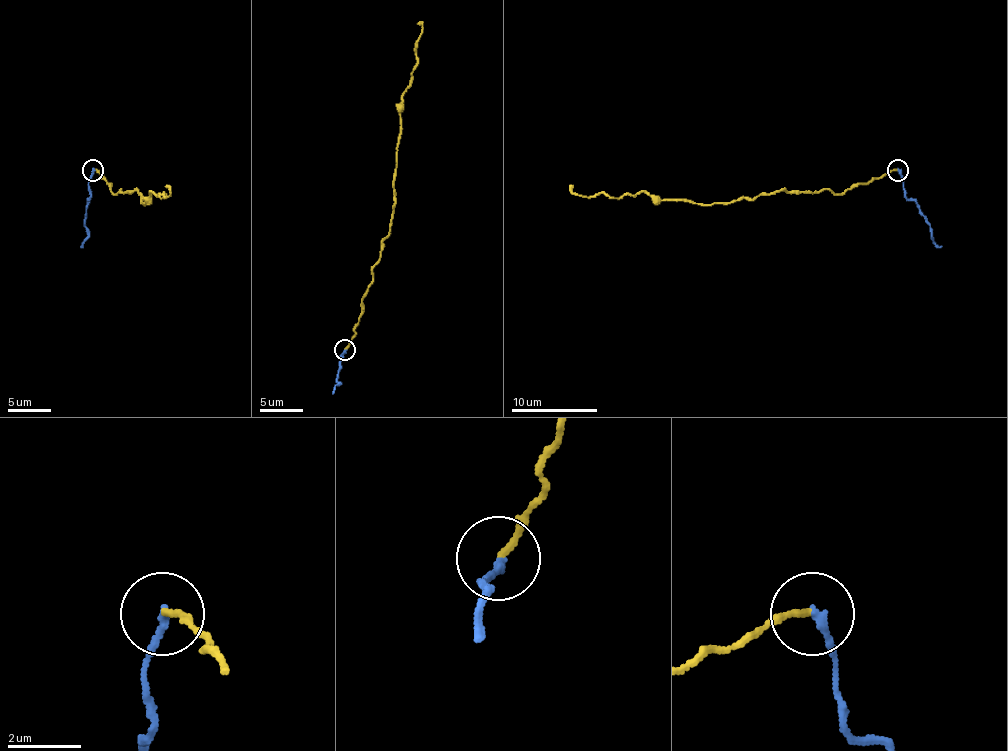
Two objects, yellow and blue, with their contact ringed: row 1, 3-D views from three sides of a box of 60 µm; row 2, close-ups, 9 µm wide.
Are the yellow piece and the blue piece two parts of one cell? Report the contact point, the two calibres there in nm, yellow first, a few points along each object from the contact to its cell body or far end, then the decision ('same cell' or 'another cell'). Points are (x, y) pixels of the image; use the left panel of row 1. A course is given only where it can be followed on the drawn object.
at (92, 170); 170 nm thick on the yellow side, 240 nm on the other; yellow runs (93, 170), (114, 193), (121, 189), (123, 193), (138, 191), (144, 204), (153, 191), (168, 197), (166, 185); blue runs (93, 170), (84, 221), (86, 238), (80, 247); another cell

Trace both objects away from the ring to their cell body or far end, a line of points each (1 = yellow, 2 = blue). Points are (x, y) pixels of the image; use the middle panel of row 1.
1: (345, 350), (356, 333), (381, 241), (390, 230), (400, 109), (418, 62), (415, 47), (422, 23), (418, 23)
2: (345, 350), (341, 354), (336, 378), (338, 384), (332, 393)

